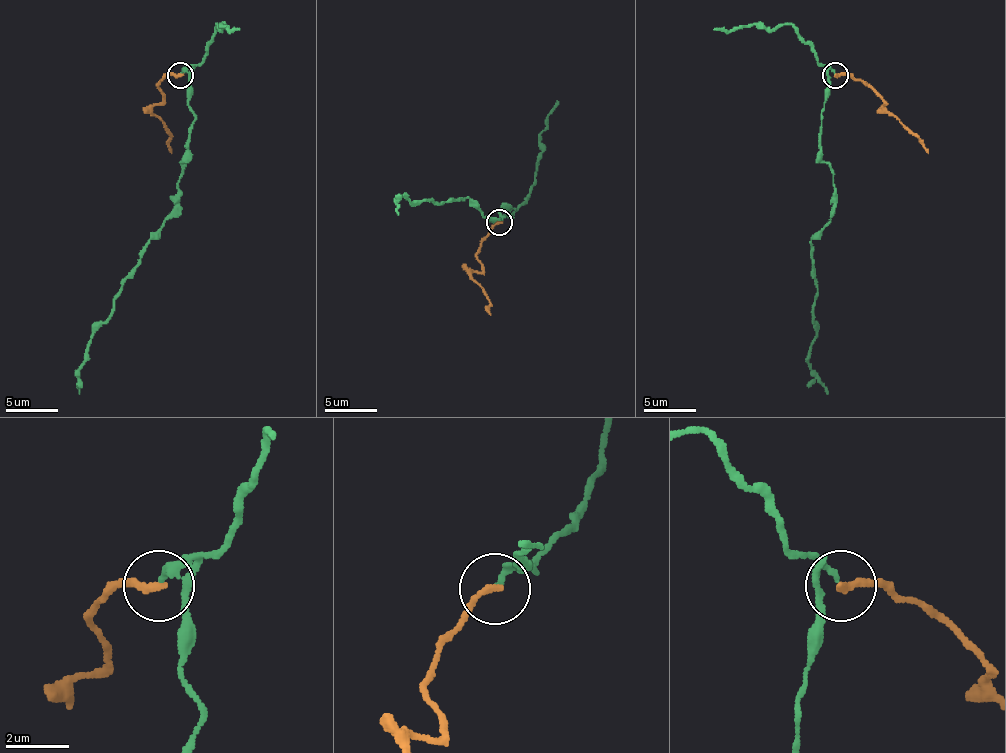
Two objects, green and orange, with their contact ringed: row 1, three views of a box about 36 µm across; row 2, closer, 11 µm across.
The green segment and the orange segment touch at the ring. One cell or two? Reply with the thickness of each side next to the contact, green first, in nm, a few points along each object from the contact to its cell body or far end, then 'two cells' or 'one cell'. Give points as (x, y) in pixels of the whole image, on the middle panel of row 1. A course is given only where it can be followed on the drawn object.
calibres 170 and 240 nm; course green (499, 221), (514, 208), (504, 208), (496, 221), (468, 197), (442, 205), (405, 194), (397, 215); course orange (499, 223), (481, 244), (481, 270), (470, 273), (488, 301), (491, 314); two cells

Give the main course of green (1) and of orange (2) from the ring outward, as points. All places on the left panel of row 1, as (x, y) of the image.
1: (180, 73), (188, 75), (195, 120), (177, 208), (94, 333), (78, 393)
2: (180, 75), (162, 81), (162, 99), (151, 107), (169, 133), (172, 154)

